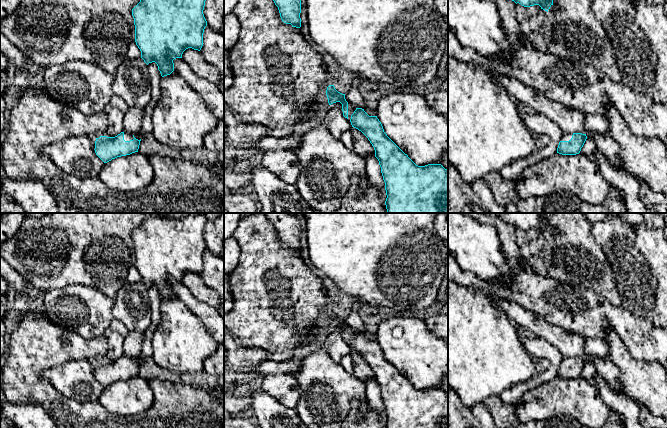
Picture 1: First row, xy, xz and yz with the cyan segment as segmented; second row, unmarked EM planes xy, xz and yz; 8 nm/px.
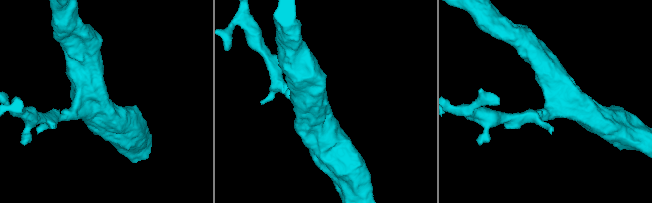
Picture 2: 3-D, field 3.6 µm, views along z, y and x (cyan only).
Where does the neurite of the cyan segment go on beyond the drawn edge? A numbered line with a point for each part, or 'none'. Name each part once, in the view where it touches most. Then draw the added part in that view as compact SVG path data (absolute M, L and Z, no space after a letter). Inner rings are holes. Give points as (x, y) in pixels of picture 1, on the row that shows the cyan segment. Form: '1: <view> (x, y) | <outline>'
1: xz (351, 108) | M348 102L348 120L350 121L350 119L351 119L351 115L354 113L354 111L356 110L356 106L355 105L353 105L353 104L351 104L351 103L349 103Z

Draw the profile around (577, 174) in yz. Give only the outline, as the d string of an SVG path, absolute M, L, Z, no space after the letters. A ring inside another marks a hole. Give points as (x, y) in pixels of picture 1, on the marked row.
M556 153L551 157L542 159L528 166L515 179L515 183L515 192L521 199L542 197L557 191L565 191L594 205L603 203L611 189L610 185L601 174L598 163L580 153L576 155L562 155Z

